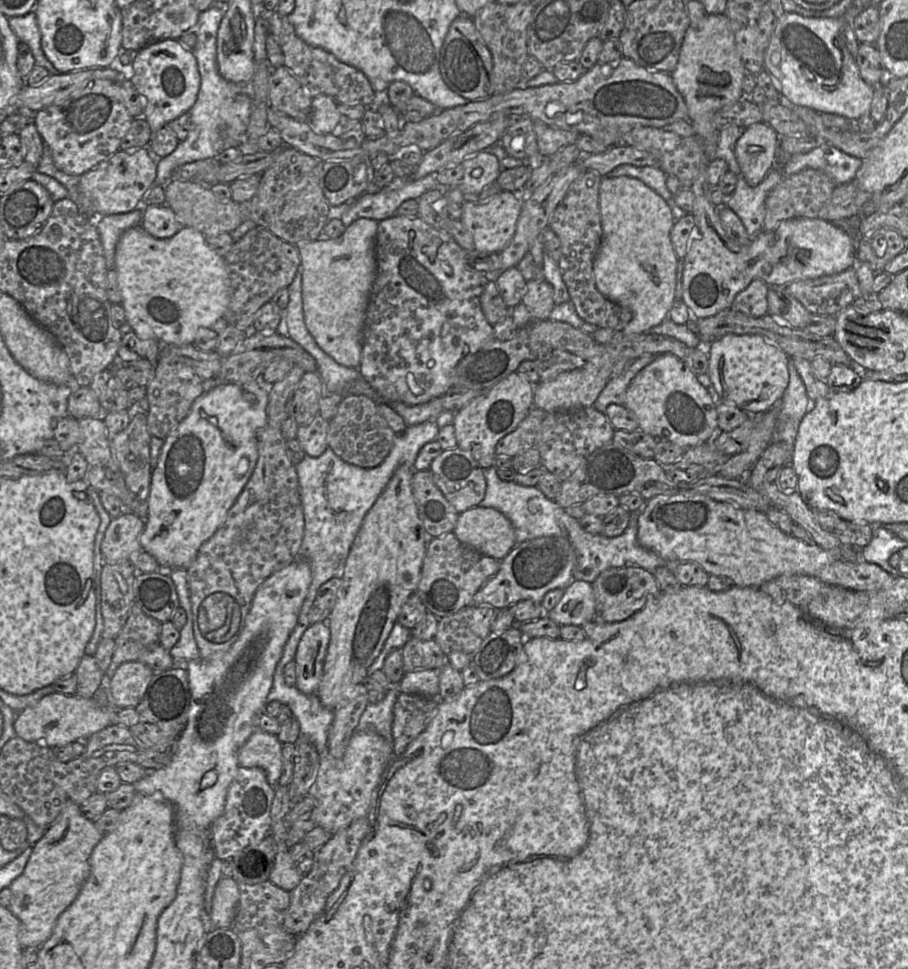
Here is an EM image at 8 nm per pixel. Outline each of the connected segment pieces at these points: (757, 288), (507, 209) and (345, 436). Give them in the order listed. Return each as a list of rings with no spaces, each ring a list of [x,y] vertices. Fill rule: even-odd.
[[[753,280],[735,296],[731,309],[751,317],[766,315],[768,313],[768,289],[769,285],[763,280]]]
[[[501,191],[483,202],[464,201],[460,222],[471,234],[476,251],[500,253],[512,240],[521,210],[521,198],[517,193]]]
[[[346,396],[338,403],[335,416],[329,421],[327,444],[344,462],[361,467],[380,465],[391,451],[395,433],[379,412],[379,402],[364,396]]]

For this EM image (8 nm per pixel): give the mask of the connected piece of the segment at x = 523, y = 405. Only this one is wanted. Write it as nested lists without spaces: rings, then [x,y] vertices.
[[[515,371],[457,411],[451,423],[457,447],[469,452],[482,469],[493,466],[497,442],[515,430],[534,406],[534,385]]]

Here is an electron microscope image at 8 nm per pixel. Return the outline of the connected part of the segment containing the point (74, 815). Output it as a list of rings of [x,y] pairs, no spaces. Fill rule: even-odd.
[[[67,800],[56,821],[33,845],[33,852],[23,873],[9,886],[12,899],[8,908],[20,921],[19,942],[24,949],[31,946],[41,947],[50,938],[59,916],[74,902],[90,875],[89,858],[103,836],[95,822],[83,815],[80,806]]]

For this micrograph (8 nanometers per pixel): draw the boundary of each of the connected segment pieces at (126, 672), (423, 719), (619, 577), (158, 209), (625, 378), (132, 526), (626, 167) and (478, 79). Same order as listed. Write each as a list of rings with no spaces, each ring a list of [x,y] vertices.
[[[139,661],[123,663],[109,679],[111,704],[118,710],[136,708],[144,698],[154,672]]]
[[[399,693],[393,706],[392,749],[393,755],[401,755],[408,745],[428,726],[438,707],[438,699],[421,695]]]
[[[636,566],[612,567],[603,571],[592,583],[596,609],[606,623],[621,622],[642,610],[647,603],[661,594],[654,575]]]
[[[166,204],[150,205],[142,213],[142,228],[155,238],[169,238],[182,227],[190,227],[180,224],[173,210]]]
[[[644,354],[633,360],[620,376],[609,379],[592,406],[599,412],[604,413],[610,404],[624,405],[626,390],[631,380],[640,370],[649,365],[656,356]]]
[[[123,514],[112,519],[101,545],[105,564],[129,562],[133,553],[142,550],[140,536],[145,521],[134,514]]]
[[[623,164],[614,168],[606,176],[608,177],[627,176],[637,178],[641,180],[643,183],[645,183],[647,186],[649,186],[651,189],[656,191],[668,203],[675,220],[678,220],[686,215],[686,212],[676,204],[674,200],[674,195],[667,188],[666,185],[667,174],[659,167],[652,167],[652,166],[638,167],[629,164]]]
[[[461,15],[450,25],[440,51],[439,68],[447,86],[468,101],[492,96],[492,56],[471,17]]]

